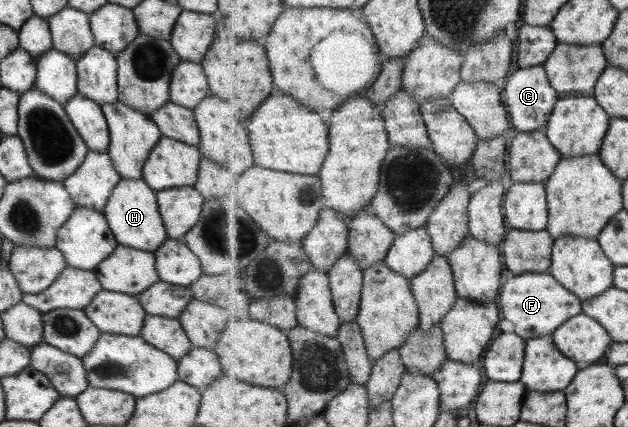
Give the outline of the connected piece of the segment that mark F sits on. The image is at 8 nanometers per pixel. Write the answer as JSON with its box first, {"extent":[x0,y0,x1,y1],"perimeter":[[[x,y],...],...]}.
{"extent":[498,272,583,341],"perimeter":[[[548,272],[526,273],[508,279],[502,286],[498,300],[503,317],[513,323],[514,332],[526,341],[554,334],[565,321],[583,312],[581,298]]]}

